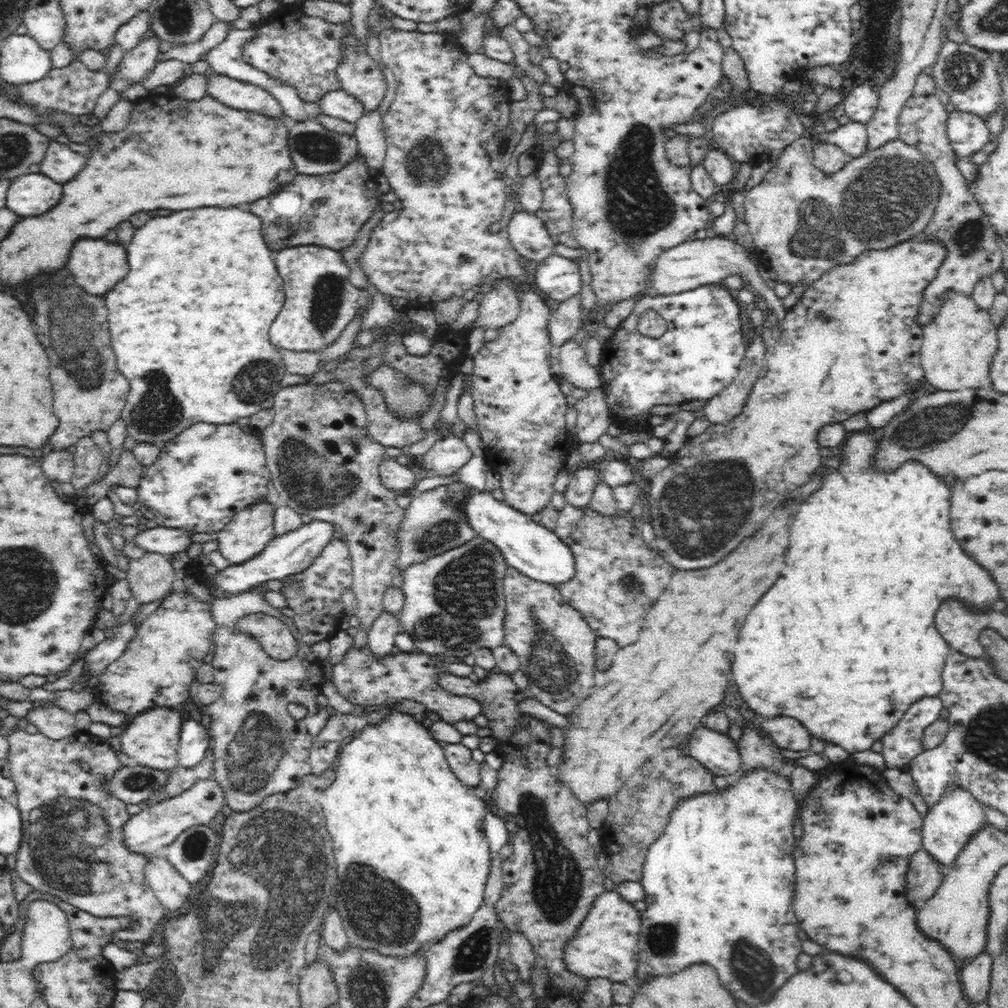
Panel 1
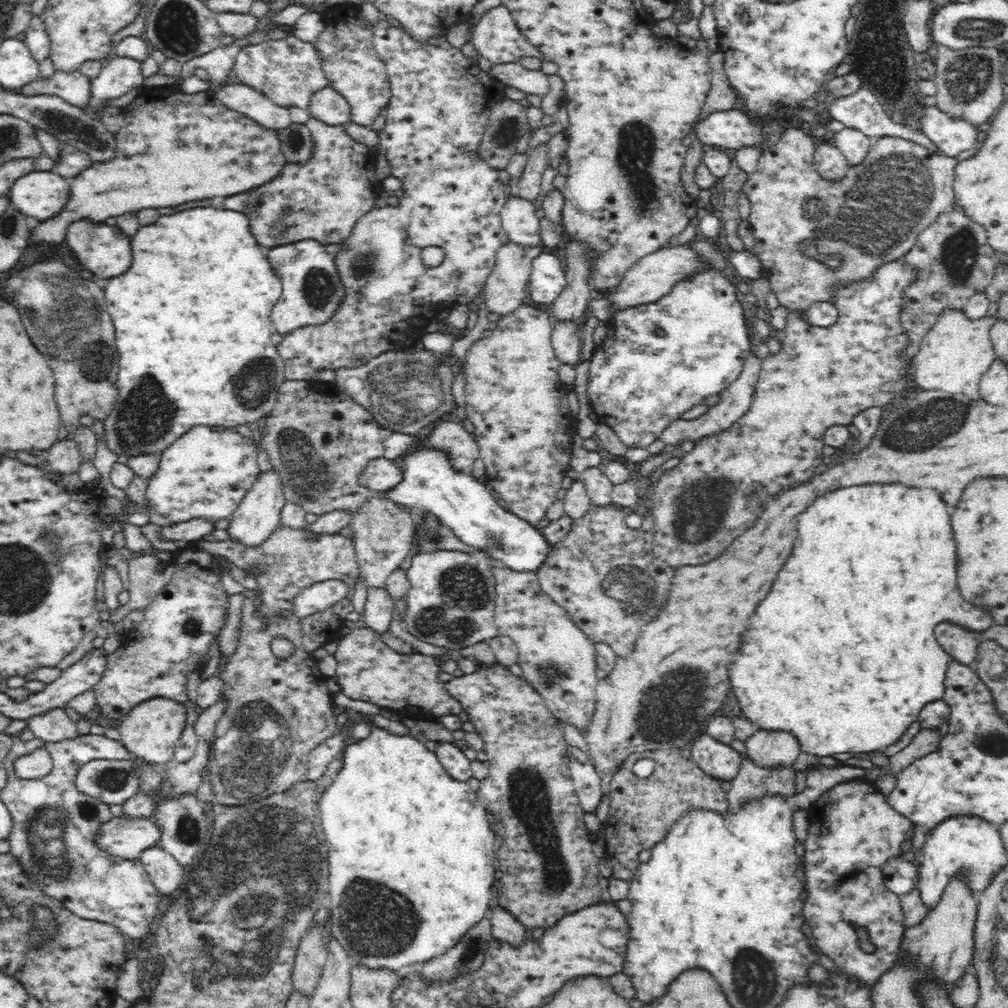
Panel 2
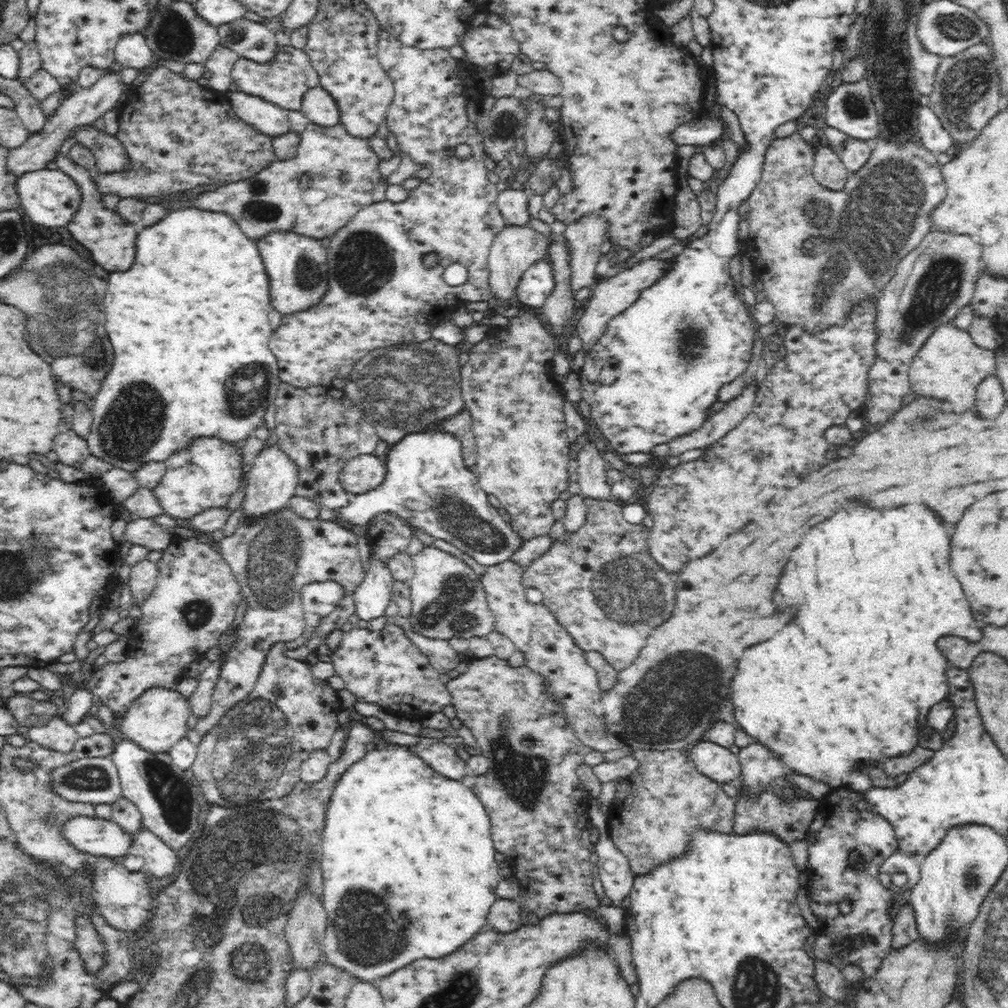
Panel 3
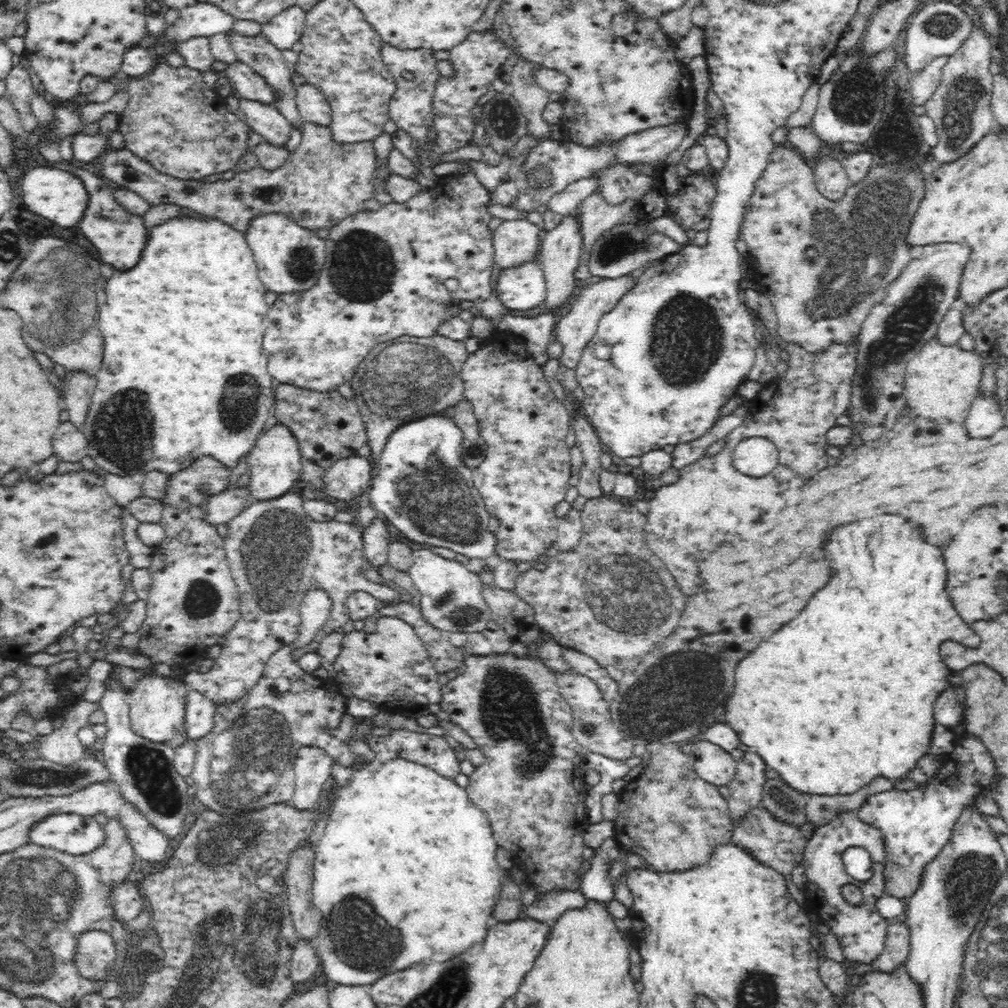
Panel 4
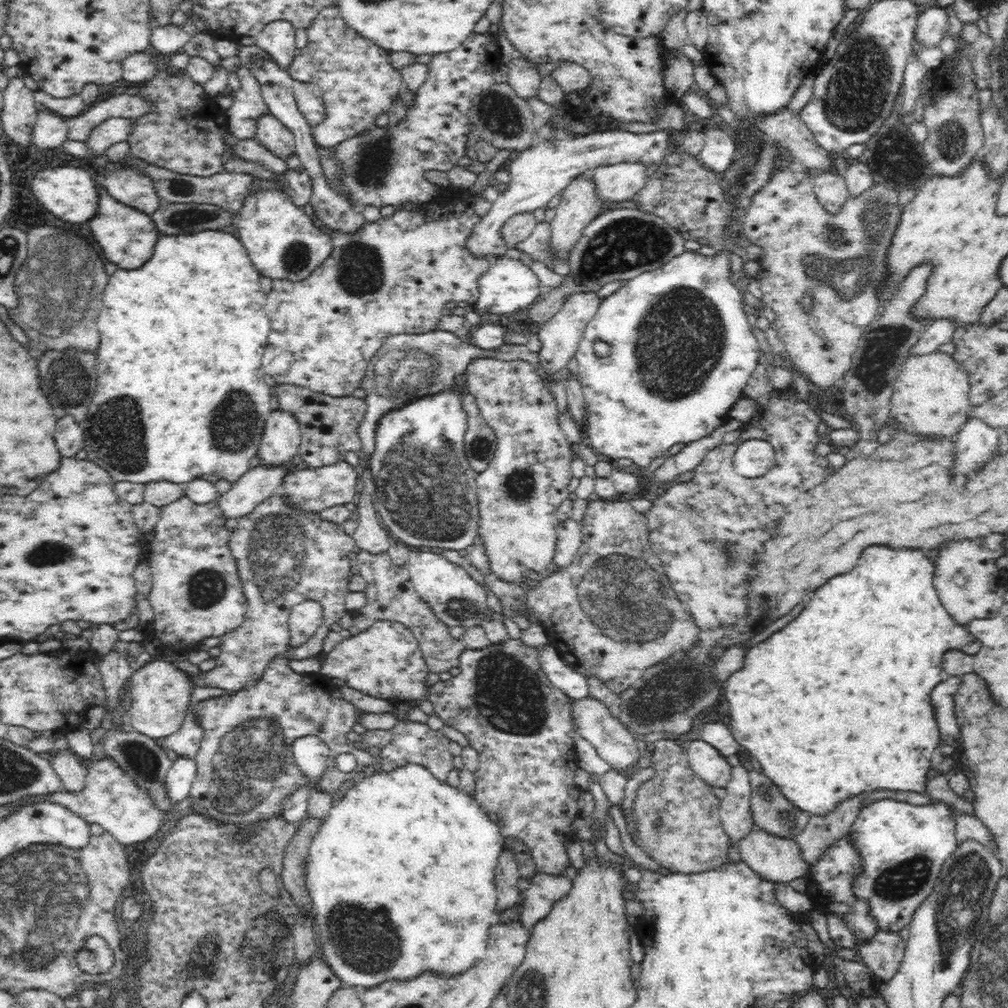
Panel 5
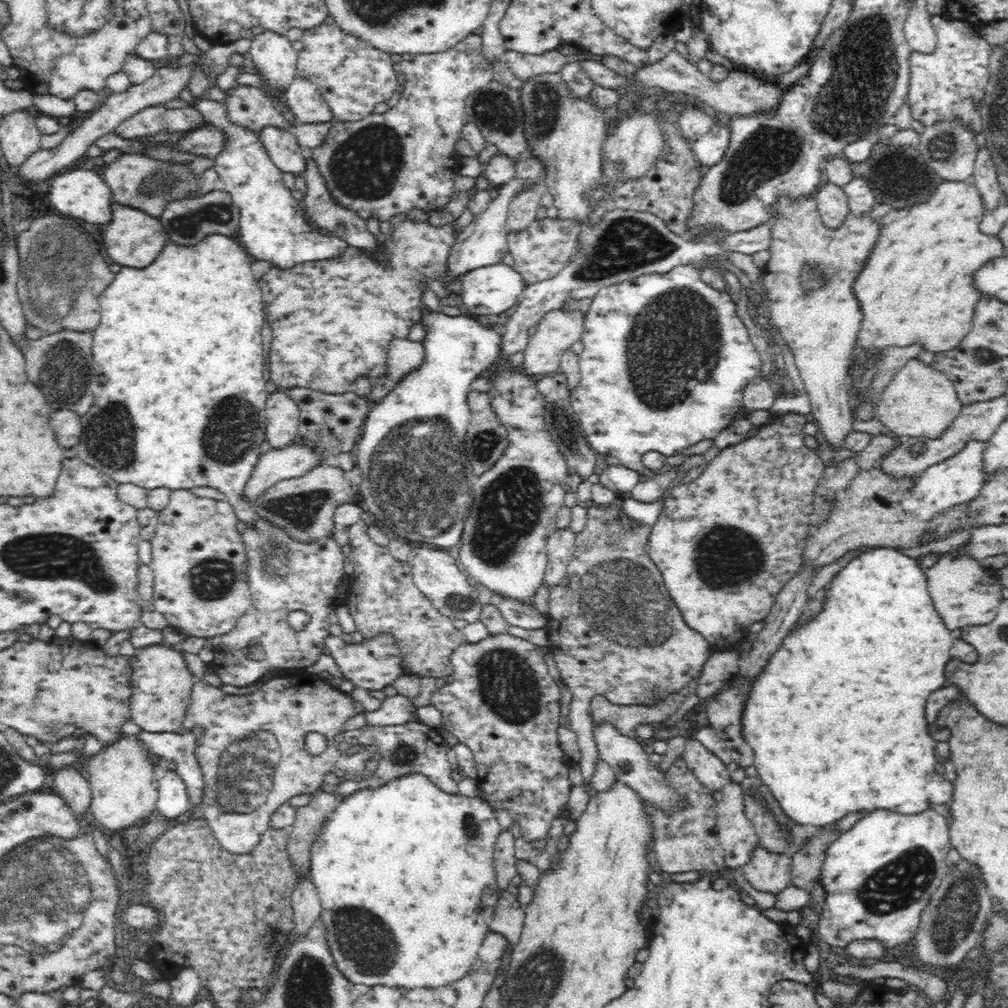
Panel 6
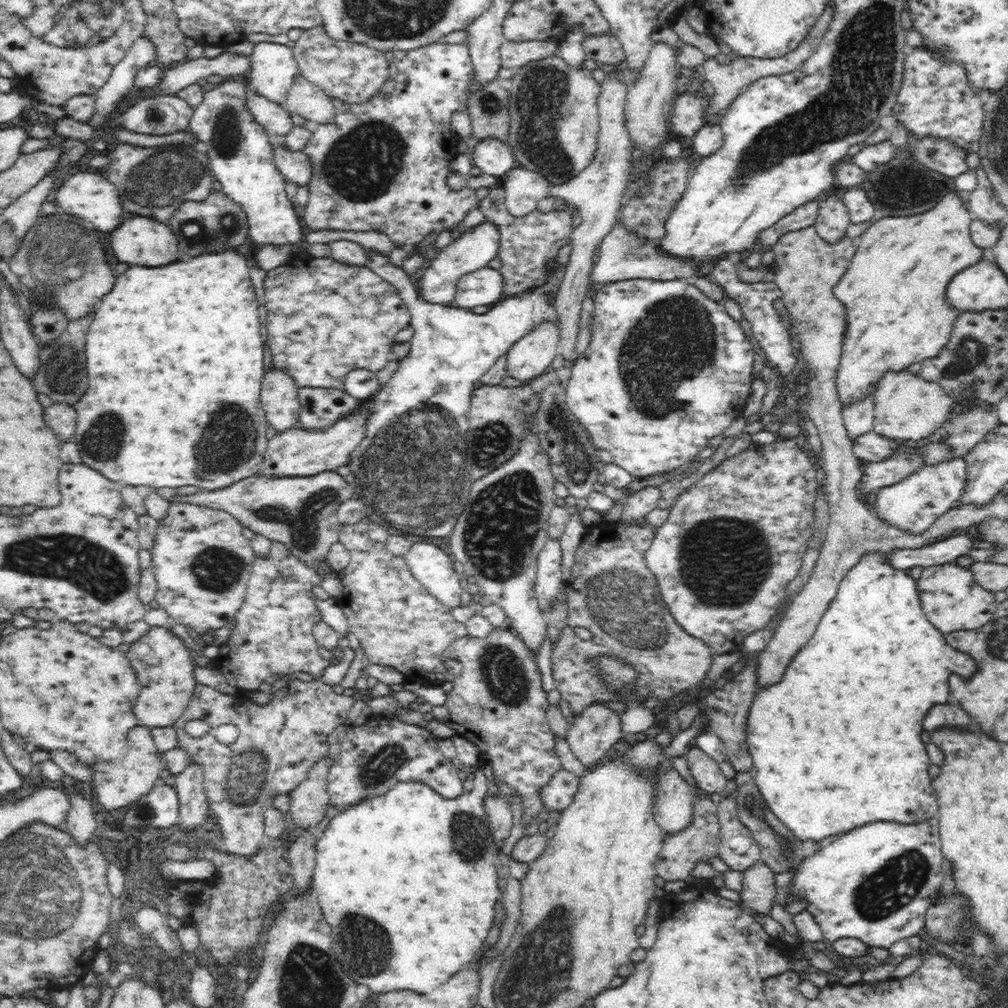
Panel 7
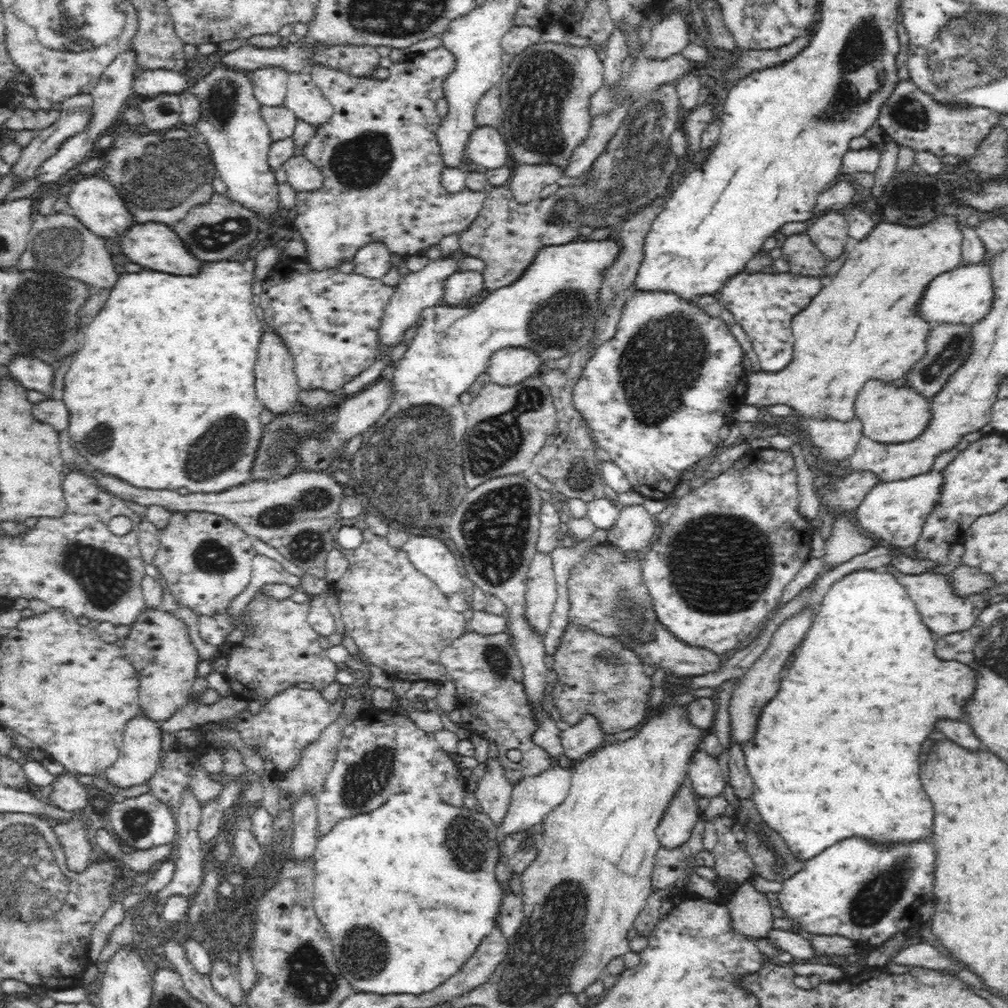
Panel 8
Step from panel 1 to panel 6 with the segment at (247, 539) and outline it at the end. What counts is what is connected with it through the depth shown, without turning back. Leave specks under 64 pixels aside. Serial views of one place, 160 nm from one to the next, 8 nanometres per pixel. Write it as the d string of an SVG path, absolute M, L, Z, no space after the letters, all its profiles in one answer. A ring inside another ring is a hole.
M278 388L267 396L265 413L265 435L272 448L282 448L297 440L301 416L298 405L288 397L284 388Z

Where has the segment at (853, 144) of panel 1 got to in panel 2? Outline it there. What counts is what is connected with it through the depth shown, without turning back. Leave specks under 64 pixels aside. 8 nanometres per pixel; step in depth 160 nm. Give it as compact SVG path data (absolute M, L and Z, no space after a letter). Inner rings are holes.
M844 128L835 132L834 146L842 152L850 166L861 163L869 153L873 138L862 134L855 128Z

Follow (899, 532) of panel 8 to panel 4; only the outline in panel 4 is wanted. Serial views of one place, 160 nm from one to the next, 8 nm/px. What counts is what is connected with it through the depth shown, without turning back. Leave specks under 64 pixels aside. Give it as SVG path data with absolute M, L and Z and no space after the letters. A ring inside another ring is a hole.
M978 394L972 401L970 414L966 418L966 430L972 438L990 438L1002 428L1004 412L1000 409L996 394Z

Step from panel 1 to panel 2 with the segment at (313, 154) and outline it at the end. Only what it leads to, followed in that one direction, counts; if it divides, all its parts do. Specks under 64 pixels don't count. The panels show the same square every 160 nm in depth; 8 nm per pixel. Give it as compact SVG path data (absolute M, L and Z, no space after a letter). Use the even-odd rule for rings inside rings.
M292 123L277 131L280 148L289 163L305 163L313 151L313 138L305 124Z

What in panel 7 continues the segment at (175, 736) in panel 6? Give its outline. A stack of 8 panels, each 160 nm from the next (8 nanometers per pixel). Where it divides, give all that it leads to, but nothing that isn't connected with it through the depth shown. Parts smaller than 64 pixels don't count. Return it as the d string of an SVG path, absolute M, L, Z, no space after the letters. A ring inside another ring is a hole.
M192 763L181 774L169 777L179 798L179 824L186 830L200 828L209 815L202 765Z

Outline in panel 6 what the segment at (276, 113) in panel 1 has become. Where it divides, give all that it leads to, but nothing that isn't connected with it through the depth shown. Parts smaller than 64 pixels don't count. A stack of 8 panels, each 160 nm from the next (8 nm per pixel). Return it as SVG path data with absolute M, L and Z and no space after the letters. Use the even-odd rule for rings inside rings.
M266 126L259 132L258 138L268 151L272 162L282 172L290 172L295 177L304 176L307 151L297 143L290 130Z

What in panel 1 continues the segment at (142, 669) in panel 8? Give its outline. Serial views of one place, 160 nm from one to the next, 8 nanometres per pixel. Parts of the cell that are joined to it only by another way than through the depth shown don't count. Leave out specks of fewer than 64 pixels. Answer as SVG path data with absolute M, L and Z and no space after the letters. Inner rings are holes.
M170 708L146 710L127 723L128 728L119 735L122 741L122 752L138 765L161 771L176 769L179 764L178 744L180 743L182 724L182 716L176 710Z

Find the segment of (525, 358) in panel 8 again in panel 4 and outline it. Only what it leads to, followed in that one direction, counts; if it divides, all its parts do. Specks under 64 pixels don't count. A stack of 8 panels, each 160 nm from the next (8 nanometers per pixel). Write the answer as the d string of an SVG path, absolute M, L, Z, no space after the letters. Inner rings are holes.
M627 275L616 279L603 279L579 289L576 293L578 296L576 302L572 304L568 314L558 317L553 332L554 339L562 344L562 355L559 358L562 369L577 368L582 351L590 346L591 338L595 335L601 316L610 312L618 304L618 300L622 300L622 296L630 292L634 283L637 283L637 279Z

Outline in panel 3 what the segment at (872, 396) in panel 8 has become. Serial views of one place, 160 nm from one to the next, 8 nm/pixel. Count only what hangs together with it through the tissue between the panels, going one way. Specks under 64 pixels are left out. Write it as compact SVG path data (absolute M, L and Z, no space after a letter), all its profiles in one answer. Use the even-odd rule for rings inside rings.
M951 321L938 326L928 337L913 358L908 377L911 390L918 397L927 396L948 402L954 412L966 412L975 402L977 385L995 372L994 350L976 345L968 331L958 328Z

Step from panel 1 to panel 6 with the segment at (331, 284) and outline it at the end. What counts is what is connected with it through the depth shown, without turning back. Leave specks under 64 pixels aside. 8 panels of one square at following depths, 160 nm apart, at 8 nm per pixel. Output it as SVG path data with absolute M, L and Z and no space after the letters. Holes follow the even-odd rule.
M198 99L195 107L200 111L205 126L225 134L224 148L213 157L213 168L218 173L219 186L231 194L239 208L240 244L246 253L252 254L254 260L266 260L274 268L286 270L302 263L334 259L349 248L336 236L322 236L309 221L302 203L294 199L291 190L284 186L283 172L272 162L258 138L259 133L232 123L226 113L226 102Z

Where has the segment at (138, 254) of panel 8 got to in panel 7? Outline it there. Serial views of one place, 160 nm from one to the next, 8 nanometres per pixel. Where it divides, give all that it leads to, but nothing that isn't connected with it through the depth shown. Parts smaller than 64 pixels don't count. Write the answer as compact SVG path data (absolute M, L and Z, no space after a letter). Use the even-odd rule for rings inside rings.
M134 216L130 220L124 220L120 228L116 228L110 234L110 246L120 263L127 263L129 266L166 266L170 262L178 260L178 240L174 232L156 219Z

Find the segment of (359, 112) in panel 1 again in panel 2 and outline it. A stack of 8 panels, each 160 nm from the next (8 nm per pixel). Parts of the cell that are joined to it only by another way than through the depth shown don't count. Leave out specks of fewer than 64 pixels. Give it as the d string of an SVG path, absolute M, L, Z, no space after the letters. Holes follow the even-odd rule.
M332 87L315 92L309 102L309 113L330 126L344 125L351 121L351 108L347 100Z

